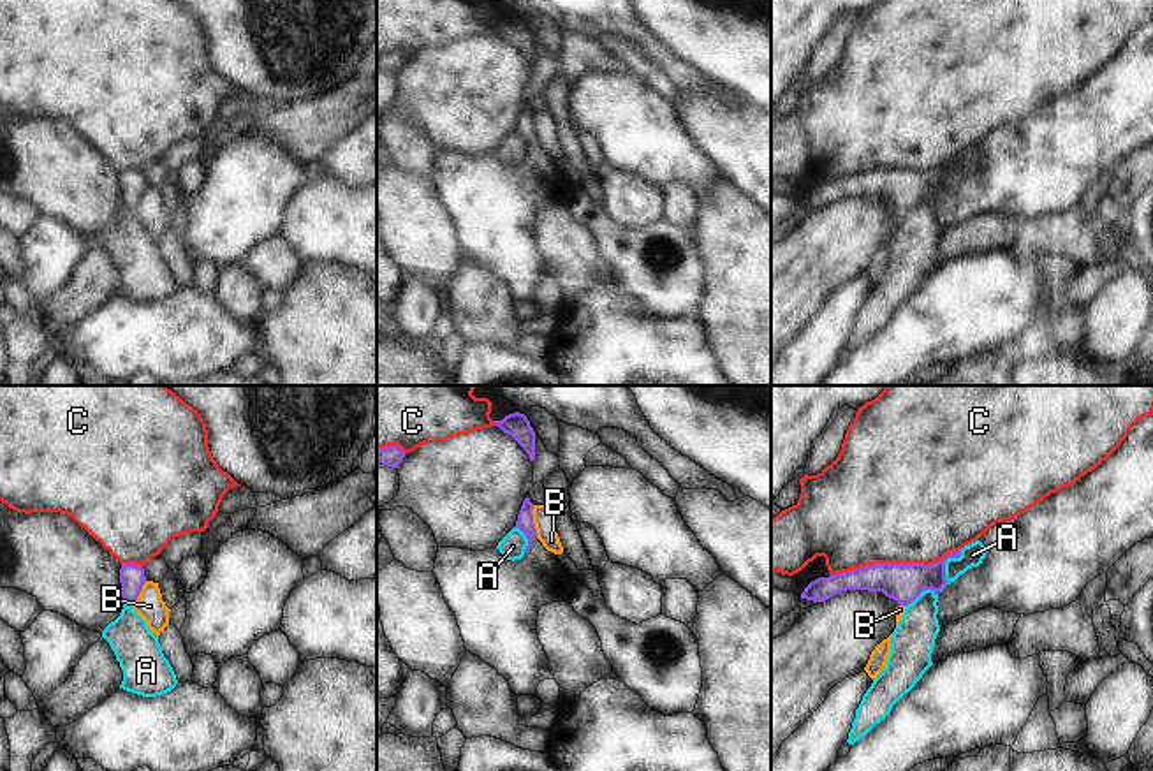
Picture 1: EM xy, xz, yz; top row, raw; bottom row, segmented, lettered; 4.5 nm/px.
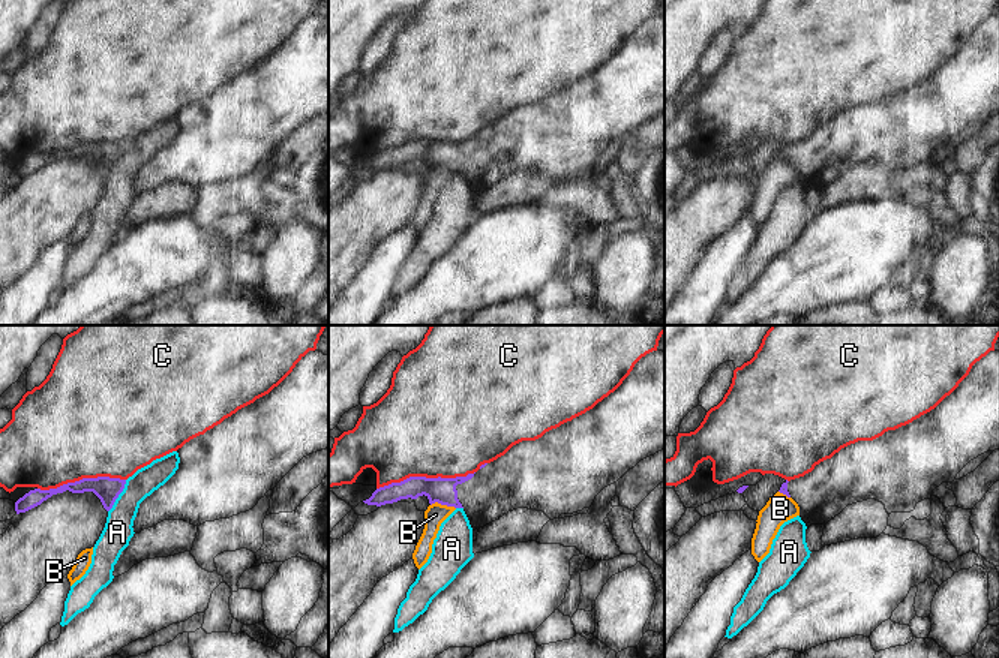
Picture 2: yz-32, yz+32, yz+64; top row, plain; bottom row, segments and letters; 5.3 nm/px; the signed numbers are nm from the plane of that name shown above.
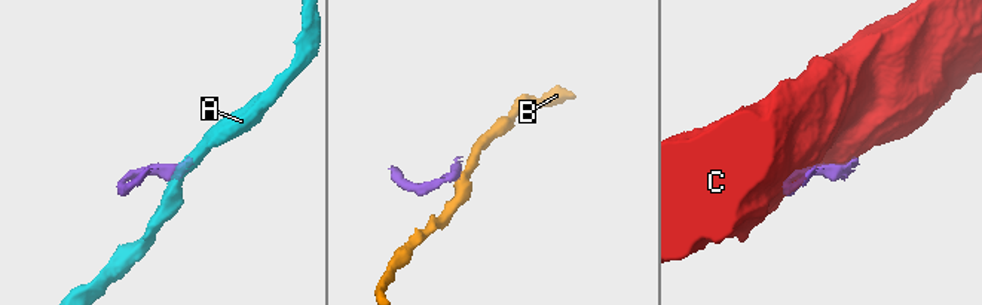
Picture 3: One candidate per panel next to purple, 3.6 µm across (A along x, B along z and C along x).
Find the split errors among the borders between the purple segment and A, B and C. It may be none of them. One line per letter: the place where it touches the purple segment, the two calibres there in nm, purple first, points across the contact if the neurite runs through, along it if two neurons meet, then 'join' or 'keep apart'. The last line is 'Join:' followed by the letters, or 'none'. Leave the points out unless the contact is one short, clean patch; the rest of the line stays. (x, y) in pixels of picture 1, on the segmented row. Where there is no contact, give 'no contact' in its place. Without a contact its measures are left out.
A: meets purple in yz at (944, 567); 180 nm thick on the purple side, 110 nm on the other; border along yz (960, 550), (958, 557), (946, 562), (947, 581), (939, 590); keep apart
B: meets purple in xz at (532, 521); 80 nm thick on the purple side, 100 nm on the other; border along xz (532, 506), (532, 523), (537, 536); keep apart
C: meets purple in yz at (895, 564); 180 nm thick on the purple side, 500 nm on the other; keep apart
Join: none

